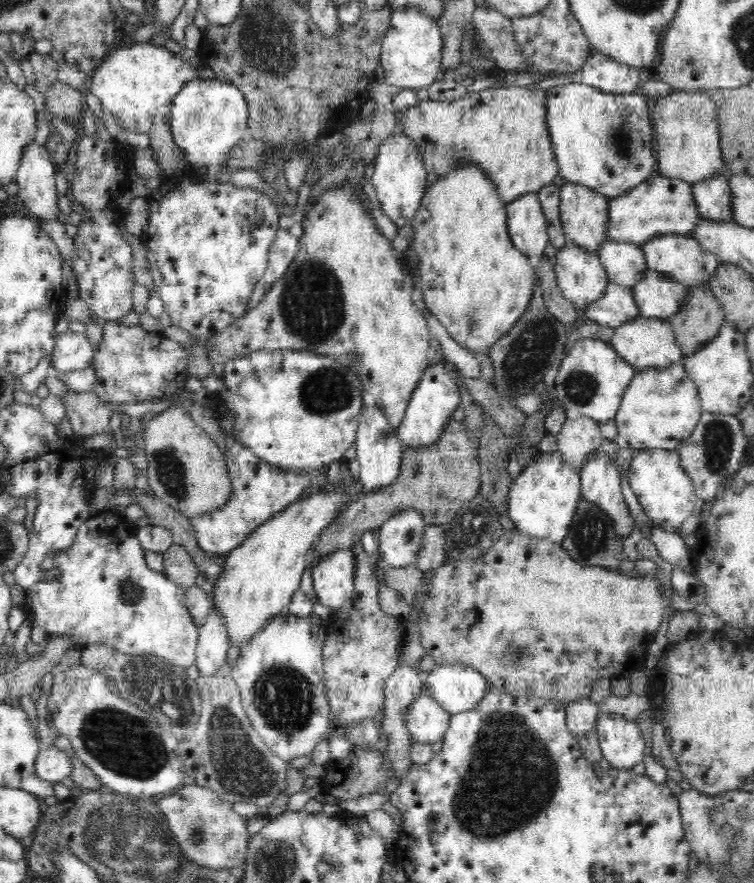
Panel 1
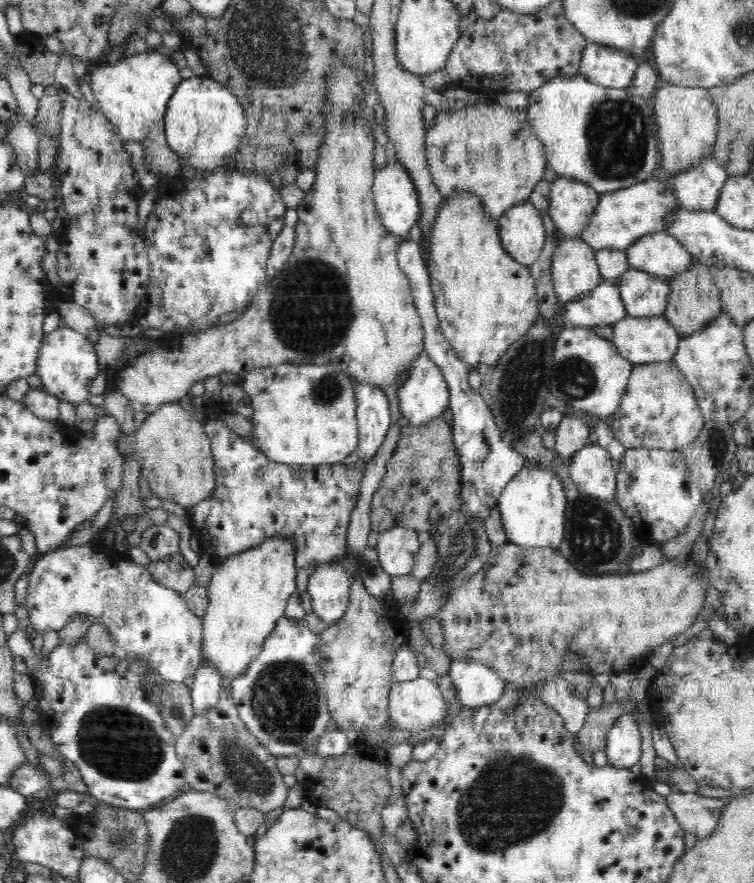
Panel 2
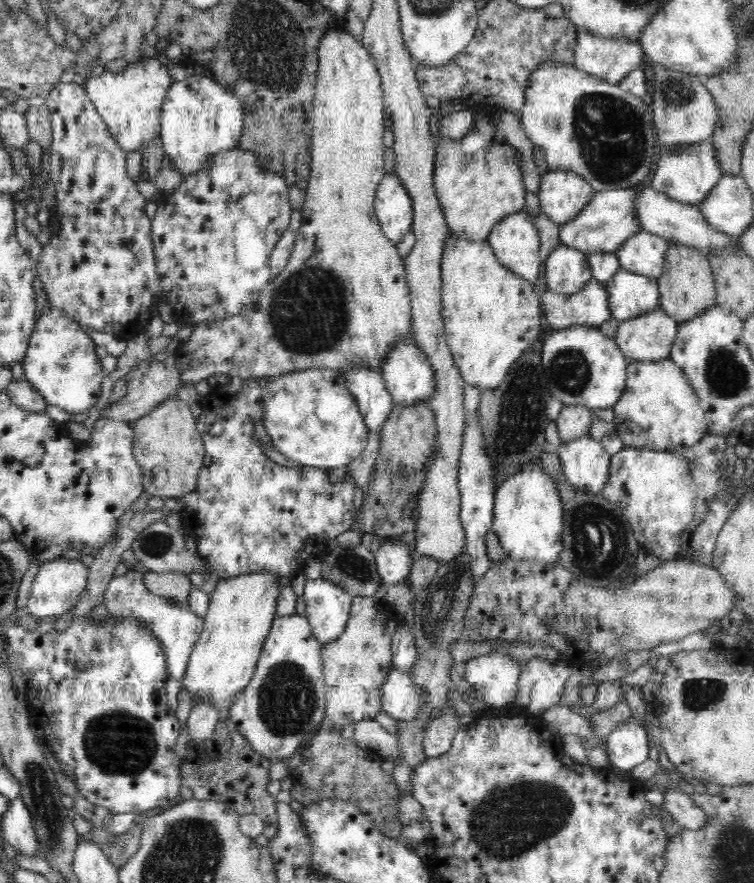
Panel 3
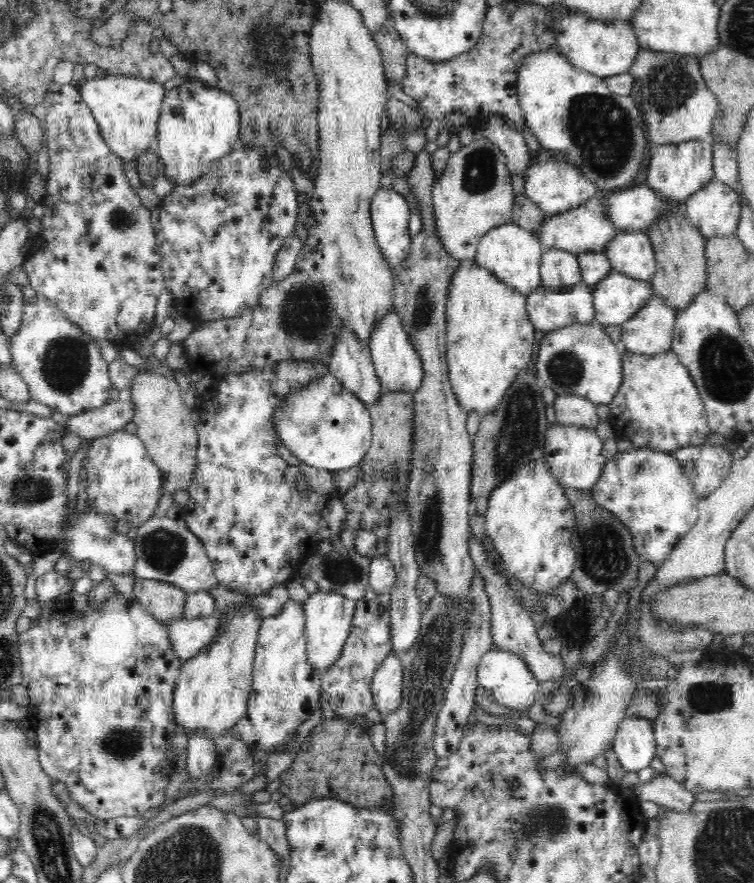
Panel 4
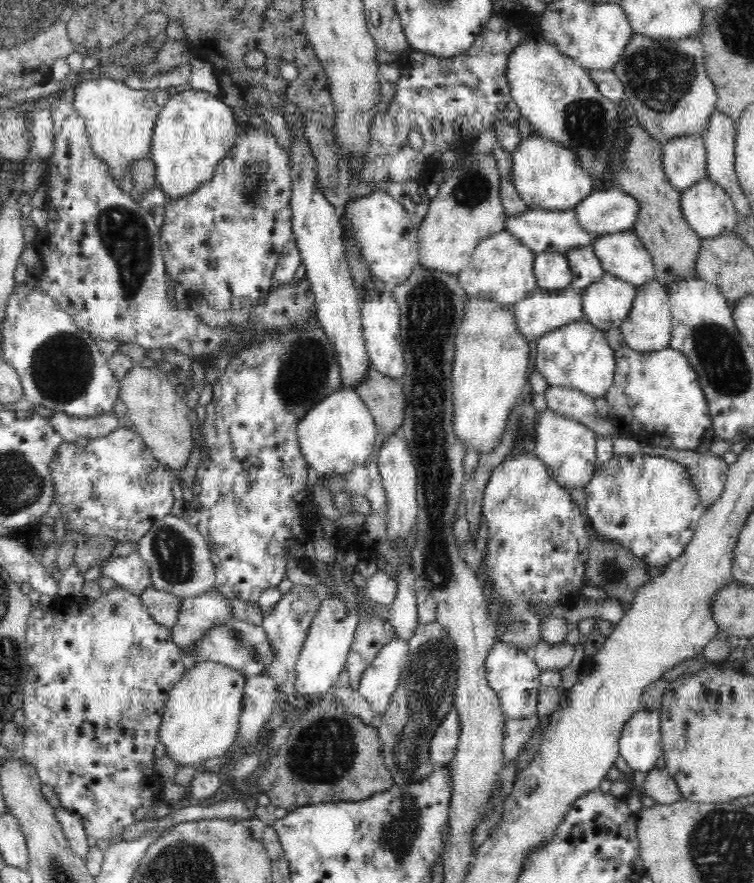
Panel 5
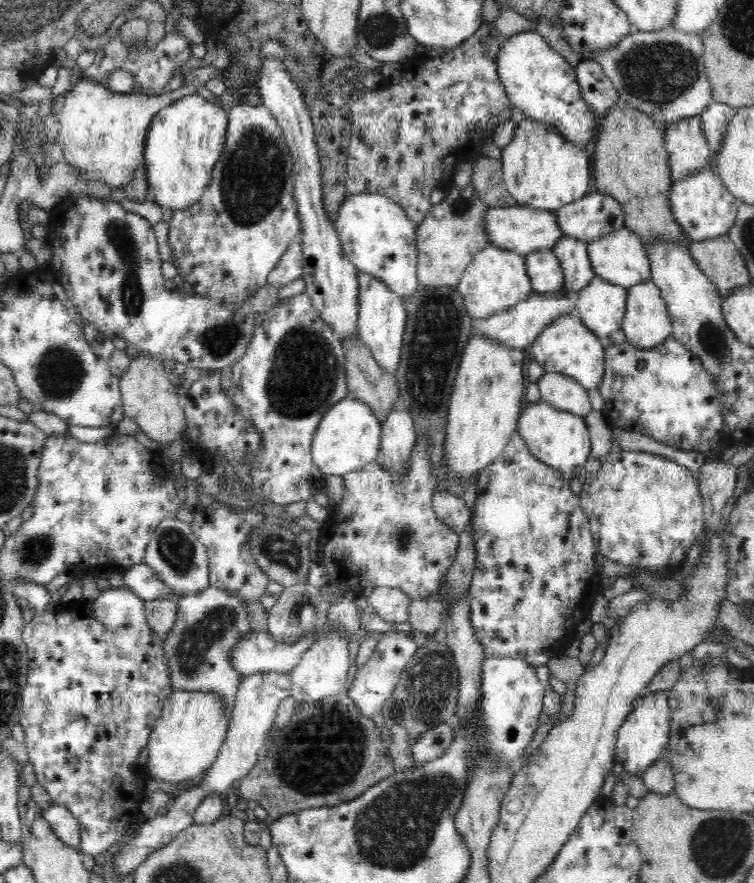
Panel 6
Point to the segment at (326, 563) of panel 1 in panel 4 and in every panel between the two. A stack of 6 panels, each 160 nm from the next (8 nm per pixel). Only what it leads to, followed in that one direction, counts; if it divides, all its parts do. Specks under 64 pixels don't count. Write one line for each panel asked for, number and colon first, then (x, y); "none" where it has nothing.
2: (329, 587)
3: (328, 606)
4: (328, 617)

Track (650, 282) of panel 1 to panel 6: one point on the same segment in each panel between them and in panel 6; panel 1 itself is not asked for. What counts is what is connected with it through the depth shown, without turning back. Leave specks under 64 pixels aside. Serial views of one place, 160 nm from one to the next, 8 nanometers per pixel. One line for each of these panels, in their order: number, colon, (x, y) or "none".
2: (644, 295)
3: (630, 295)
4: (616, 298)
5: (606, 303)
6: (601, 305)

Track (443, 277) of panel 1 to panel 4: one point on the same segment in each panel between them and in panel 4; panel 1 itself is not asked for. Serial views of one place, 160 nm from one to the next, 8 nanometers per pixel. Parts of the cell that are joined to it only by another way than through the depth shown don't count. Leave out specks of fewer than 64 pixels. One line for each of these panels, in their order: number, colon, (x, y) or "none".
2: (485, 300)
3: (490, 315)
4: (490, 339)

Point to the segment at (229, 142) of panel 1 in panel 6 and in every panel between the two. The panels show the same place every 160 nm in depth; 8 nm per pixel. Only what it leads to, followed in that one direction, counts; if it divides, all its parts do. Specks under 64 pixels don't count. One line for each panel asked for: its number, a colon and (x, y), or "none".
2: (204, 122)
3: (199, 118)
4: (198, 124)
5: (195, 130)
6: (184, 141)

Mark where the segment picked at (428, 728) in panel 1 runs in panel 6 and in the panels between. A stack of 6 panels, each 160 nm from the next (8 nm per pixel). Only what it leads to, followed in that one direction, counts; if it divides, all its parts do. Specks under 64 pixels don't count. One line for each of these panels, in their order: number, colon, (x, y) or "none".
2: (414, 705)
3: (401, 698)
4: (387, 683)
5: (379, 682)
6: (374, 681)

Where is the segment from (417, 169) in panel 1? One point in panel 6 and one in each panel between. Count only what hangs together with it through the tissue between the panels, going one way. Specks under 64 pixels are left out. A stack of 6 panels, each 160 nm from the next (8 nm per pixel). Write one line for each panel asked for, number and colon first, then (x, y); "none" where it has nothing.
2: (396, 199)
3: (393, 206)
4: (389, 211)
5: (387, 241)
6: (377, 235)

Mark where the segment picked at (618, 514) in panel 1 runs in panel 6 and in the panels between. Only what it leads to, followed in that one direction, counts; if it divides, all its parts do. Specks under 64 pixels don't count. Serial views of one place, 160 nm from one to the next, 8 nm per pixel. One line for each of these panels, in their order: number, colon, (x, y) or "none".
2: (591, 469)
3: (585, 463)
4: (574, 455)
5: (568, 448)
6: (560, 439)

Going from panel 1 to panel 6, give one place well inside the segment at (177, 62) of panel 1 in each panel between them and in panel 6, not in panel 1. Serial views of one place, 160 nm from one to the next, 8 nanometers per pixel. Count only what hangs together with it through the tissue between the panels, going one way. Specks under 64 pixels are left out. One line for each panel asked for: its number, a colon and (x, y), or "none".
2: (133, 93)
3: (130, 101)
4: (127, 109)
5: (120, 121)
6: (103, 134)

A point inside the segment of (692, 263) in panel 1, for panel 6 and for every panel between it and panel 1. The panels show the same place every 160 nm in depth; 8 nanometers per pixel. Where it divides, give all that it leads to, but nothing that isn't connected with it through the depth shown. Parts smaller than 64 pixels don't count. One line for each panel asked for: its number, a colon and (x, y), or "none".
2: (660, 254)
3: (644, 253)
4: (630, 252)
5: (622, 254)
6: (619, 258)

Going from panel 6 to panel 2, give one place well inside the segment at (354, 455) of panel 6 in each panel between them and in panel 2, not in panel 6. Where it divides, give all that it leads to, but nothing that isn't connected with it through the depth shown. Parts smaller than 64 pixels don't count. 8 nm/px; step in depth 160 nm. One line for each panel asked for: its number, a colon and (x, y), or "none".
2: (304, 414)
3: (311, 417)
4: (326, 426)
5: (338, 434)

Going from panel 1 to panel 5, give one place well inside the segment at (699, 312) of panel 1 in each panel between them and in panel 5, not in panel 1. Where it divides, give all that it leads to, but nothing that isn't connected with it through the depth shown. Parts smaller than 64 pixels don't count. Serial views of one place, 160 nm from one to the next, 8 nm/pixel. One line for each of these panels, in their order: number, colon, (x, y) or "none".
2: (693, 300)
3: (687, 287)
4: (679, 248)
5: (674, 246)

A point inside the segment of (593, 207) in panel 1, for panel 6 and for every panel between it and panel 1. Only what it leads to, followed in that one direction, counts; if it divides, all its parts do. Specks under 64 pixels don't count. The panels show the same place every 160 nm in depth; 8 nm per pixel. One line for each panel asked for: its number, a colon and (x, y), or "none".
2: (571, 203)
3: (562, 195)
4: (555, 186)
5: (547, 175)
6: (541, 169)

